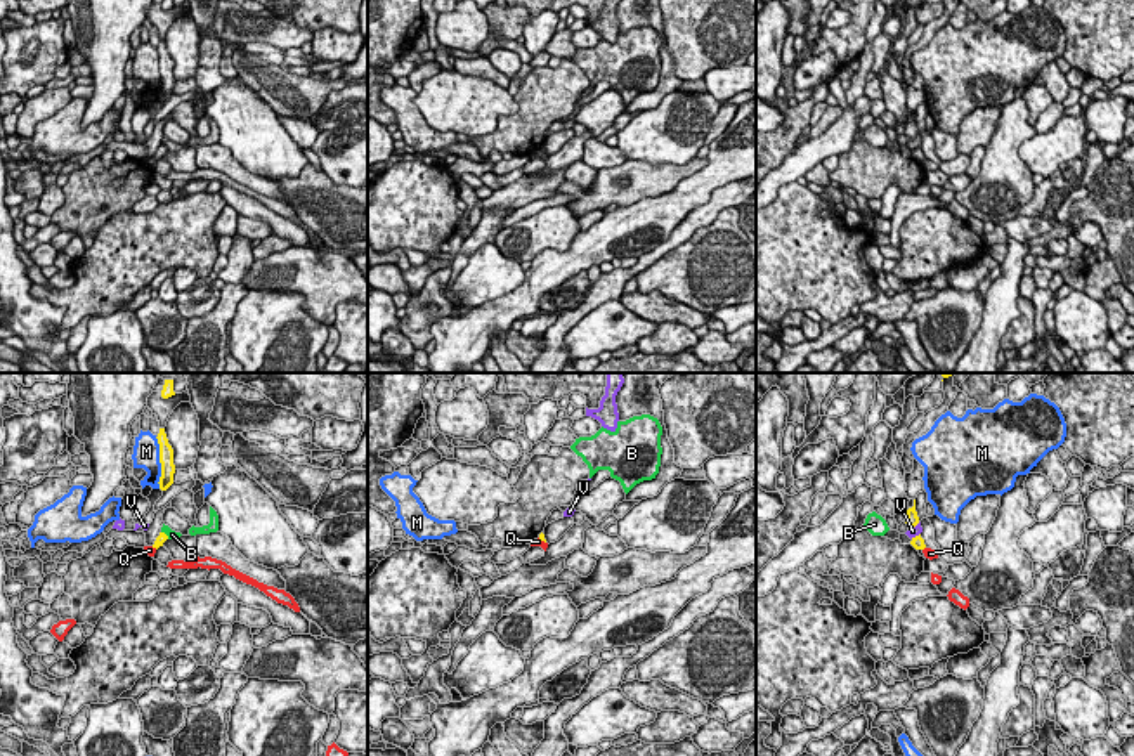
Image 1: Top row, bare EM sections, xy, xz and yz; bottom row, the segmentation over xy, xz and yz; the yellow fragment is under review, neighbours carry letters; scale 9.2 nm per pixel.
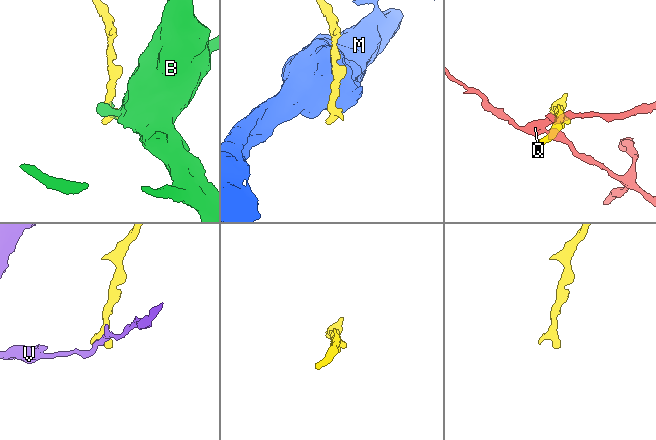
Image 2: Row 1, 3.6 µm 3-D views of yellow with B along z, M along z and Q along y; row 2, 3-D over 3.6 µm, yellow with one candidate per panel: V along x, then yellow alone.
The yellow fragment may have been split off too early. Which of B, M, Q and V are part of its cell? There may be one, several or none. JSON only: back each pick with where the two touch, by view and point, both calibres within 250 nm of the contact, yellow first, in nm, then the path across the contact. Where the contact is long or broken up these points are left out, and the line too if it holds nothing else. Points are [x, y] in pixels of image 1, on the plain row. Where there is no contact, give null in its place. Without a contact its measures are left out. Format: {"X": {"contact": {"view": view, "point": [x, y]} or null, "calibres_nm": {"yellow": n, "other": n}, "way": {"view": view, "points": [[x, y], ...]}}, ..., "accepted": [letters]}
{"accepted": []}

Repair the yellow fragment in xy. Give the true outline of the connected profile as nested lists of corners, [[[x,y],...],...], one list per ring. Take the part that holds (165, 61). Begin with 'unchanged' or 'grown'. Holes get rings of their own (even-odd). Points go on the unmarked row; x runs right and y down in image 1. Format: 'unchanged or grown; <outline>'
unchanged; [[[160,40],[160,45],[156,50],[160,55],[160,75],[161,75],[161,88],[158,95],[161,102],[166,102],[173,95],[173,85],[175,85],[173,61],[168,55],[165,40]]]

